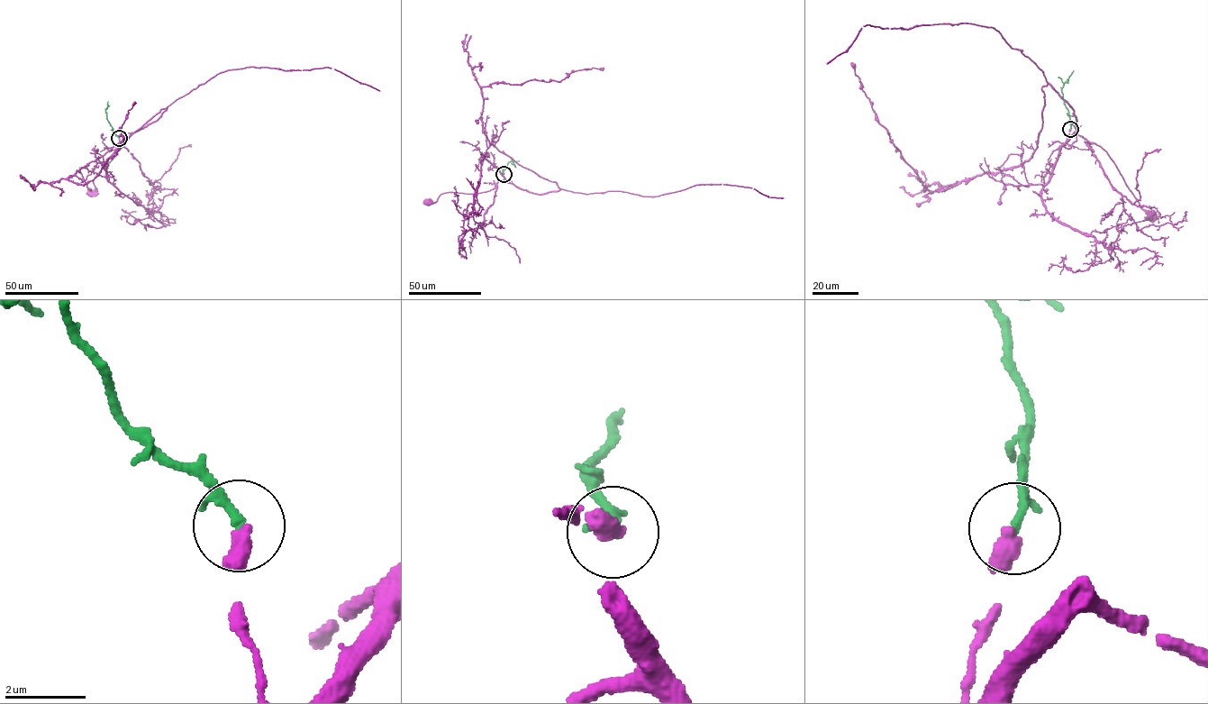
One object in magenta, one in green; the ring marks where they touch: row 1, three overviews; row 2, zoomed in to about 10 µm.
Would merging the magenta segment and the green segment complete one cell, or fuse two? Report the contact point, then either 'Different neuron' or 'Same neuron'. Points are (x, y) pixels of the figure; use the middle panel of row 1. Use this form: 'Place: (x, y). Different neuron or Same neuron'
Place: (504, 174). Same neuron

